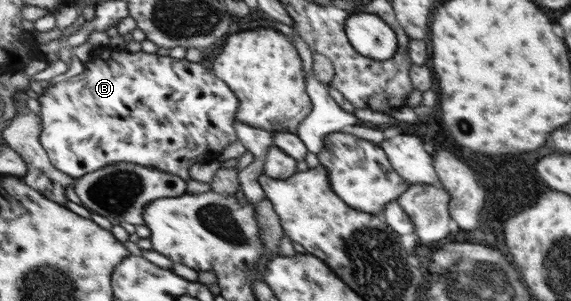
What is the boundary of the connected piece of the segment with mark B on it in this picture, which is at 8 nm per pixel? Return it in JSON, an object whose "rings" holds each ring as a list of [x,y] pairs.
{"rings":[[[115,50],[109,59],[93,57],[82,73],[48,85],[38,99],[43,120],[41,143],[52,164],[73,179],[118,162],[132,162],[189,181],[190,166],[218,161],[222,150],[239,140],[236,122],[241,102],[226,81],[198,62],[170,55]]]}

